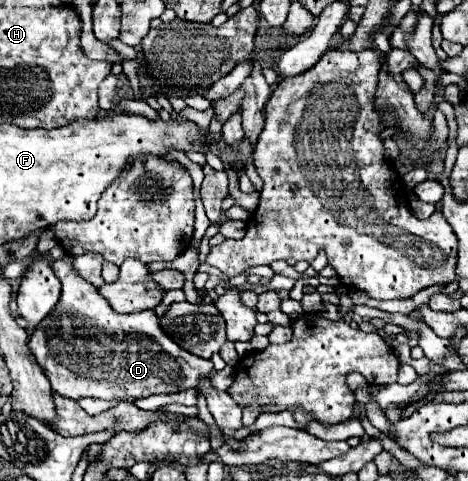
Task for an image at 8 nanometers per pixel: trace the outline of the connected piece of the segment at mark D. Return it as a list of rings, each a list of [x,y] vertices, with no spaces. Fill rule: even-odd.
[[[63,256],[59,260],[53,262],[53,270],[57,274],[57,278],[63,284],[61,290],[61,298],[57,302],[57,306],[53,308],[53,312],[41,320],[41,324],[33,330],[31,338],[29,338],[29,348],[33,352],[33,356],[37,358],[39,366],[43,366],[43,360],[47,362],[47,368],[43,368],[45,376],[51,382],[51,390],[71,398],[71,400],[79,400],[79,398],[101,398],[101,400],[119,400],[119,398],[145,398],[151,394],[171,394],[171,392],[179,392],[185,388],[195,388],[197,382],[203,376],[211,376],[213,372],[213,364],[211,360],[203,360],[187,350],[183,350],[179,344],[175,344],[161,328],[159,318],[155,316],[153,310],[147,312],[137,312],[137,314],[119,314],[115,312],[111,306],[107,310],[107,306],[103,302],[107,302],[93,284],[89,284],[87,280],[83,280],[75,270],[73,270],[73,256]],[[91,324],[97,324],[99,330],[103,330],[105,334],[115,334],[115,332],[125,332],[125,352],[105,352],[105,336],[99,334],[97,328],[93,328]]]

